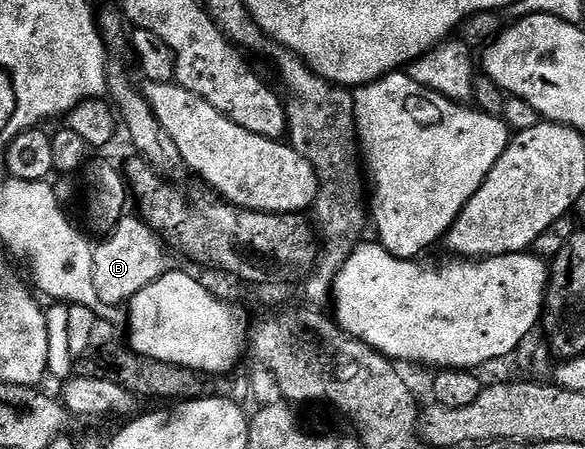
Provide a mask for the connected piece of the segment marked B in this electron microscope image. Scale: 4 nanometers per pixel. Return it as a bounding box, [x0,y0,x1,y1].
[92,214,166,309]

